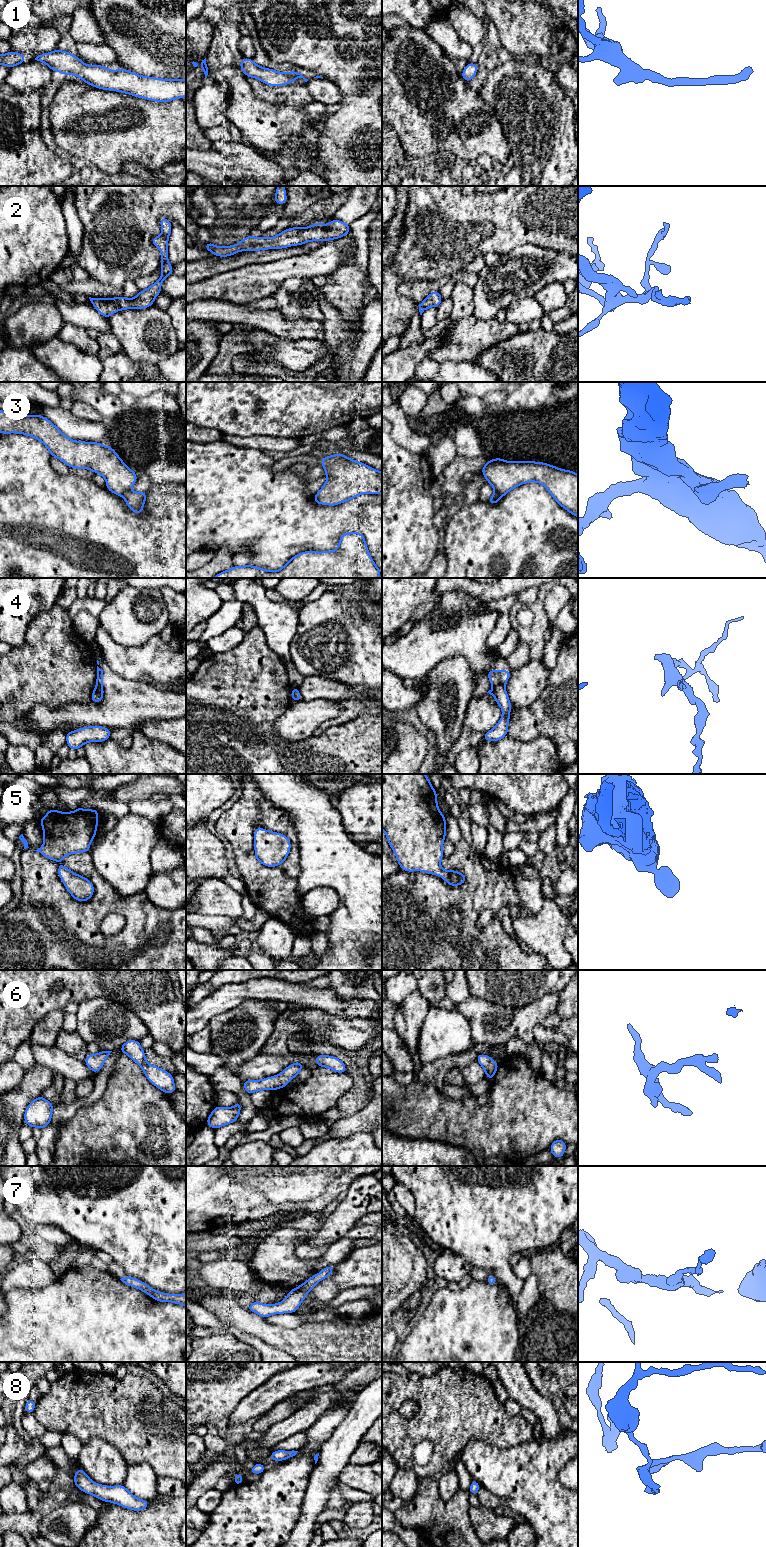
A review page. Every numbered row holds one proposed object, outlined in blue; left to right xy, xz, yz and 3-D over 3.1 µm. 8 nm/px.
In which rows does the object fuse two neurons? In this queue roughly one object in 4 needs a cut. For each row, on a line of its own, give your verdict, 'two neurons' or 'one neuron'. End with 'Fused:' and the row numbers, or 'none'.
1: one neuron
2: one neuron
3: two neurons
4: two neurons
5: one neuron
6: one neuron
7: one neuron
8: one neuron
Fused: 3, 4

